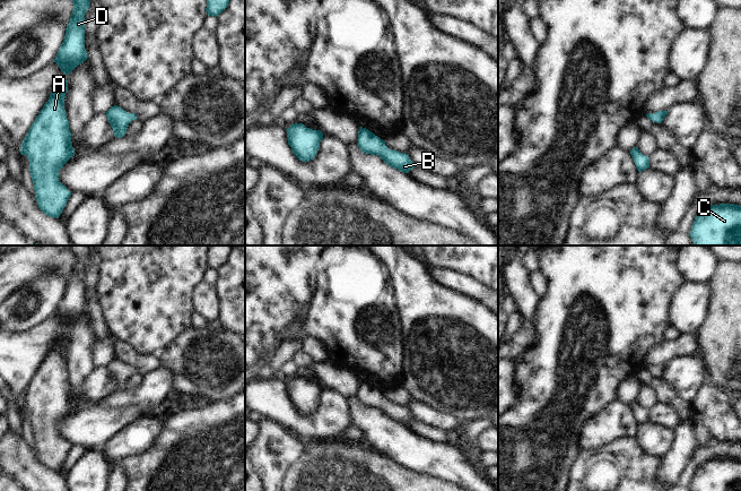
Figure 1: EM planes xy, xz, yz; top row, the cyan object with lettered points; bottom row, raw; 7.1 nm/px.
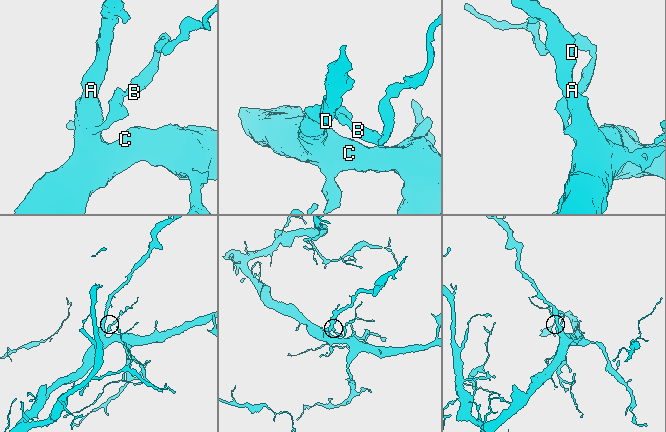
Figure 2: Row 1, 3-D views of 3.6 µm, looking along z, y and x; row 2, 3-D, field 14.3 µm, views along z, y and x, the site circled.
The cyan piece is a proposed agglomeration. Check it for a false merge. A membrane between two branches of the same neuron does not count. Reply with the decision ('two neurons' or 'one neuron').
one neuron

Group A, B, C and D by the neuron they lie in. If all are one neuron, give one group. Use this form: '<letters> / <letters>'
A B C D

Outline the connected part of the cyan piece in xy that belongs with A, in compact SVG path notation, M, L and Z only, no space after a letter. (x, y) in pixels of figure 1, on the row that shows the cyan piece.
M68 80L56 85L25 136L20 154L29 161L29 172L38 208L59 218L71 192L59 180L59 171L75 155L64 110Z

